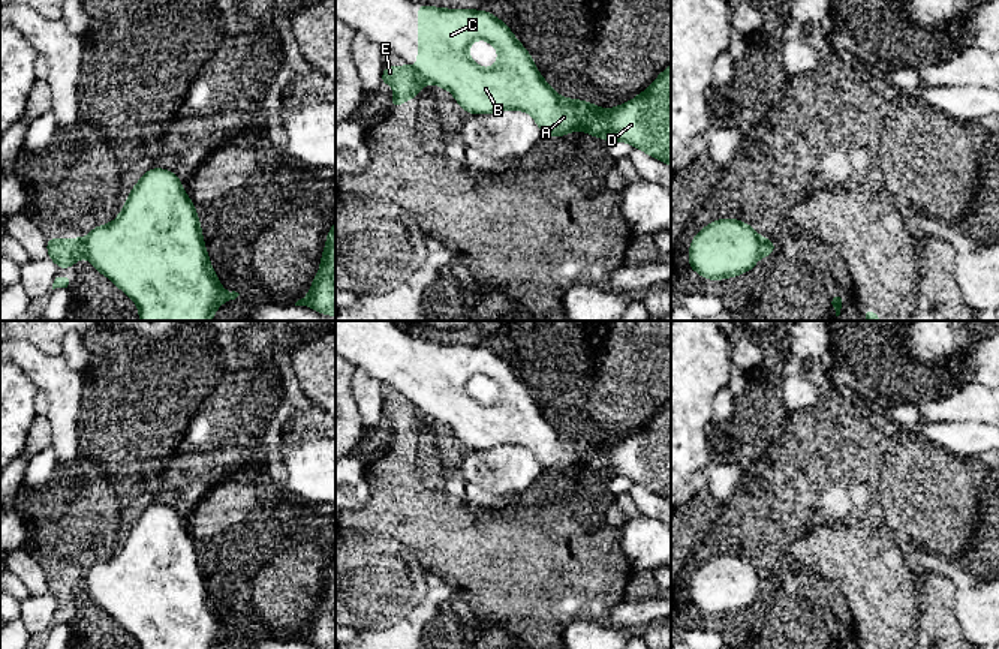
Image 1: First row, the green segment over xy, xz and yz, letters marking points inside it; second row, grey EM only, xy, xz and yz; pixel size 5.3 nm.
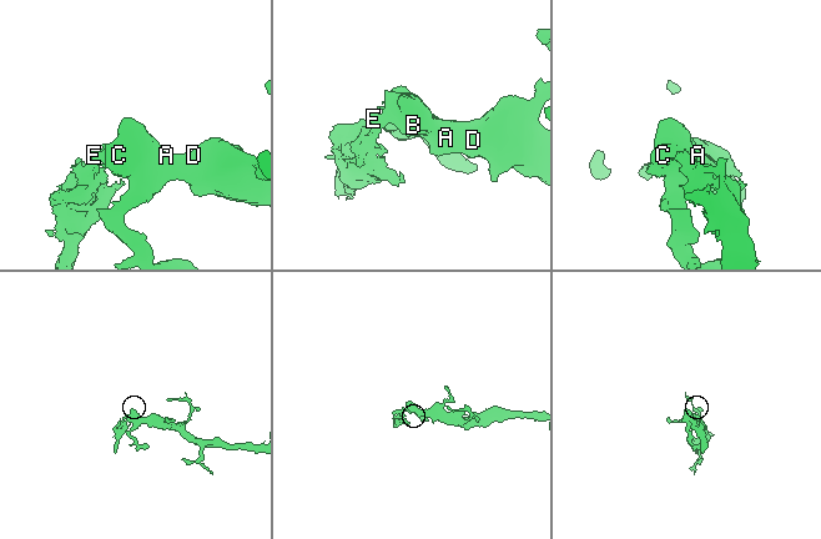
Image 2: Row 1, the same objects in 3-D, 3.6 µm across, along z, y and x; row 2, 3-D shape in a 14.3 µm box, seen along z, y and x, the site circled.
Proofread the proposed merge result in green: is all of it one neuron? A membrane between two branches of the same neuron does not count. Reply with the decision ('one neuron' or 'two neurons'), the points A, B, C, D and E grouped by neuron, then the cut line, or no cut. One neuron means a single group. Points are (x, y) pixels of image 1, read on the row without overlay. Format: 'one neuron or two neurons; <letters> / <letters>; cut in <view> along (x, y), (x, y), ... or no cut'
two neurons; A B C D / E; cut in xy along (84, 574), (86, 591)

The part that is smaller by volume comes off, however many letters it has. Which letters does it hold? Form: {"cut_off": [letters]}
{"cut_off": ["E"]}

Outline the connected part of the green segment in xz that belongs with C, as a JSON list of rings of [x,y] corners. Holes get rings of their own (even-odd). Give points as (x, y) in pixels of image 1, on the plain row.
[[[418,339],[418,402],[430,418],[449,426],[457,439],[473,450],[517,445],[529,448],[545,472],[563,472],[575,465],[614,480],[626,477],[634,484],[671,502],[671,400],[641,430],[613,445],[595,439],[565,435],[538,408],[529,387],[515,375],[509,363],[485,346],[442,345]],[[485,375],[499,387],[491,405],[482,405],[469,394],[469,382]]]

